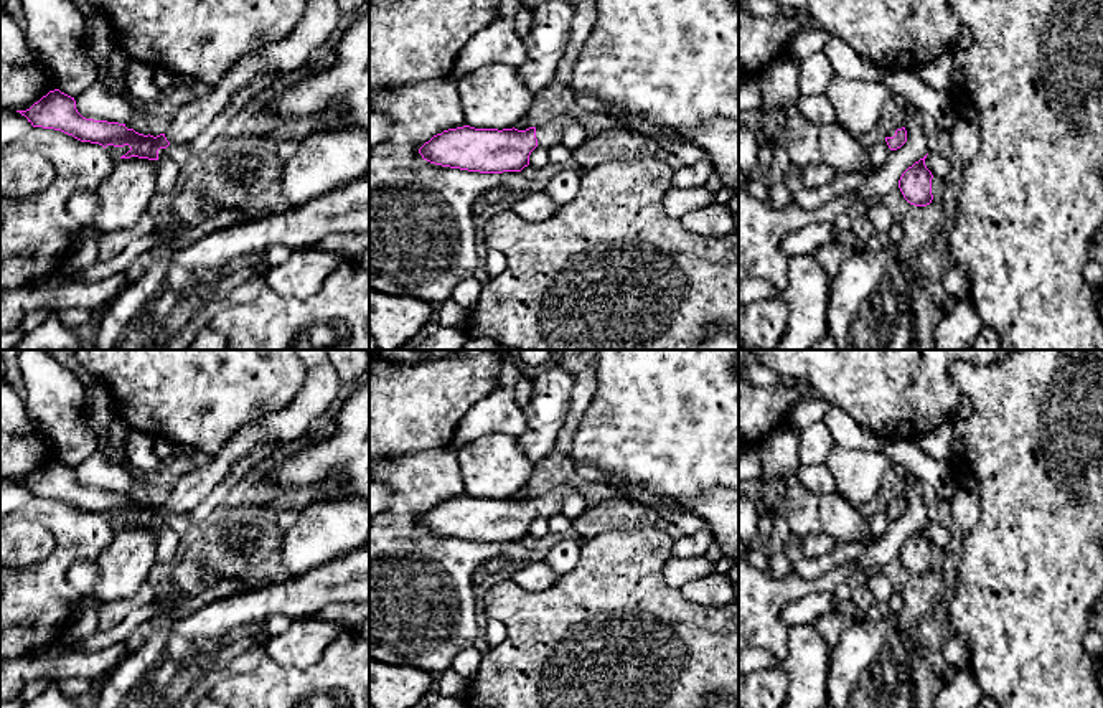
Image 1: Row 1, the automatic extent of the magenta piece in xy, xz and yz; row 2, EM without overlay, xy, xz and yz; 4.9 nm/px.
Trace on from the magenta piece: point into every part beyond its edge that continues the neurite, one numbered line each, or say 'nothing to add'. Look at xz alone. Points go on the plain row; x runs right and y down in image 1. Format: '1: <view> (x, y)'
1: xz (549, 504)

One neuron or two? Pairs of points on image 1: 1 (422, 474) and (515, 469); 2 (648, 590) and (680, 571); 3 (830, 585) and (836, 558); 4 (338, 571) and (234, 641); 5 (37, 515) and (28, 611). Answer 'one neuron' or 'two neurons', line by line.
1: two neurons
2: two neurons
3: two neurons
4: one neuron
5: one neuron

